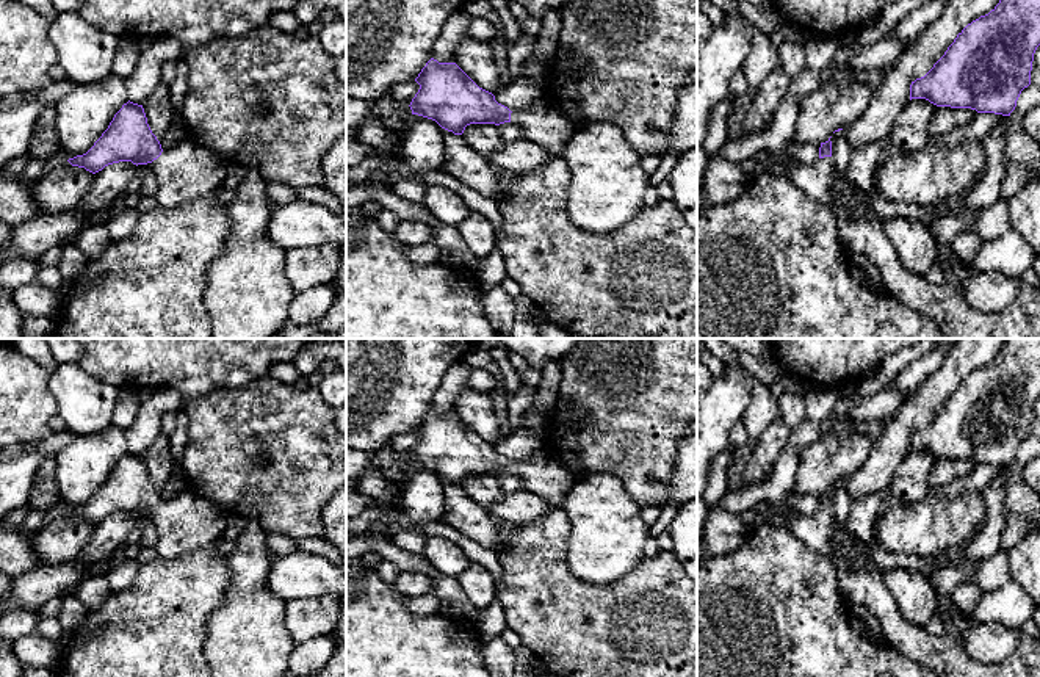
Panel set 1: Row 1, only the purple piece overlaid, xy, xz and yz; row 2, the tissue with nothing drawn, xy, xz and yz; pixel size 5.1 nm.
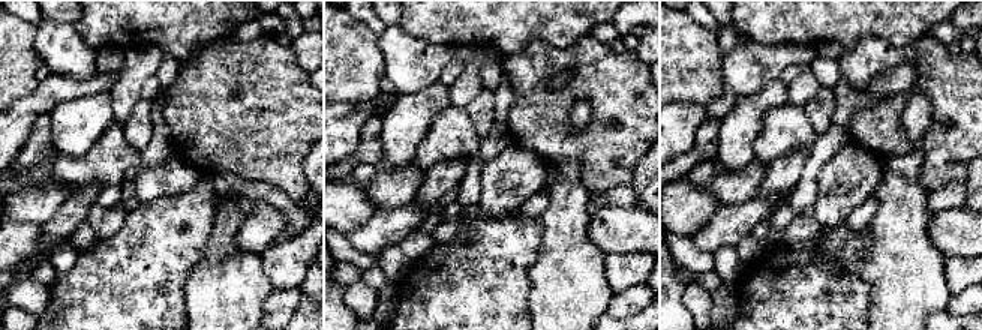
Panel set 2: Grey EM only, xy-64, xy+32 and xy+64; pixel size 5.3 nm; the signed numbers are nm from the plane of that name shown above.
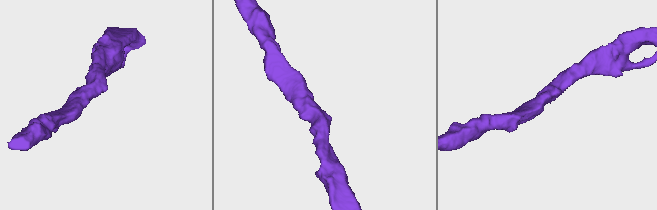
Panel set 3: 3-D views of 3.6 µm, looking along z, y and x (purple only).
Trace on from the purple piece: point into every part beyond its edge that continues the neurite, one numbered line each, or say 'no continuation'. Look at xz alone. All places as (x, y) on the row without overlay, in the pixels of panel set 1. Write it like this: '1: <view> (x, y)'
1: xz (541, 474)

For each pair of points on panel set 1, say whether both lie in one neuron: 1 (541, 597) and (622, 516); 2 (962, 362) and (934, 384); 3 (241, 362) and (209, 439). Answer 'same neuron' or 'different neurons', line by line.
1: different neurons
2: same neuron
3: different neurons

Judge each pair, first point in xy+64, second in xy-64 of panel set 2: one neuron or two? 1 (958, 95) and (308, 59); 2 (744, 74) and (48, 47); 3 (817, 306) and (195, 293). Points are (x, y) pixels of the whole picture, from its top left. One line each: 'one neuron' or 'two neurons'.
1: two neurons
2: one neuron
3: two neurons

